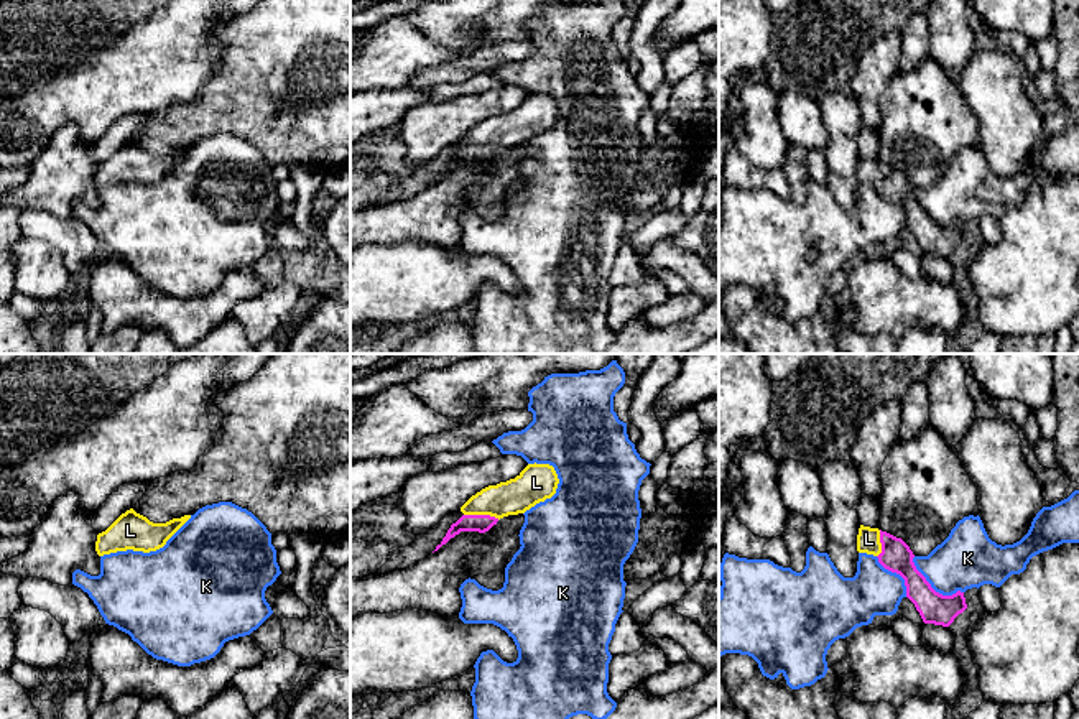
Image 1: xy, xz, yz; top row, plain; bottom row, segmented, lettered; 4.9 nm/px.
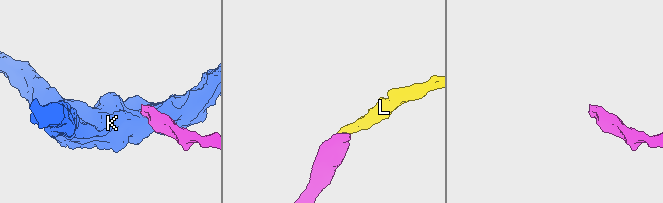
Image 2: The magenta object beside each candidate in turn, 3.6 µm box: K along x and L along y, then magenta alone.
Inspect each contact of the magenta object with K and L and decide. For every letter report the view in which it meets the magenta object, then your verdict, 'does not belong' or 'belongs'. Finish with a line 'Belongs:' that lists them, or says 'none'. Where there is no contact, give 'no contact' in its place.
K: meets magenta in yz; does not belong
L: meets magenta in xz; belongs
Belongs: L

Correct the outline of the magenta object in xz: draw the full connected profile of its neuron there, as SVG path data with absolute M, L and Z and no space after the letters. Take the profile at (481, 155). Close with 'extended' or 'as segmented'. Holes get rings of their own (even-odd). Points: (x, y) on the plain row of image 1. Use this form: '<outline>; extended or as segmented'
M535 94L528 95L515 110L482 120L461 138L464 146L451 156L434 183L461 163L485 165L500 150L525 145L536 135L551 130L558 115L553 97Z; extended

